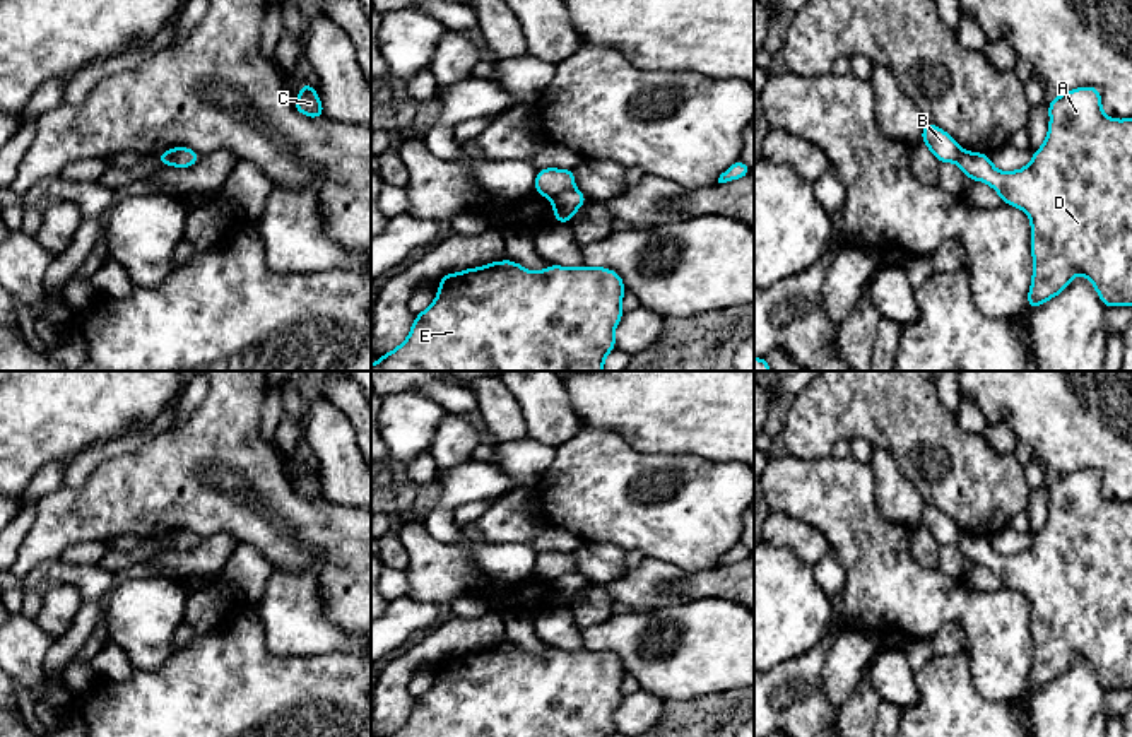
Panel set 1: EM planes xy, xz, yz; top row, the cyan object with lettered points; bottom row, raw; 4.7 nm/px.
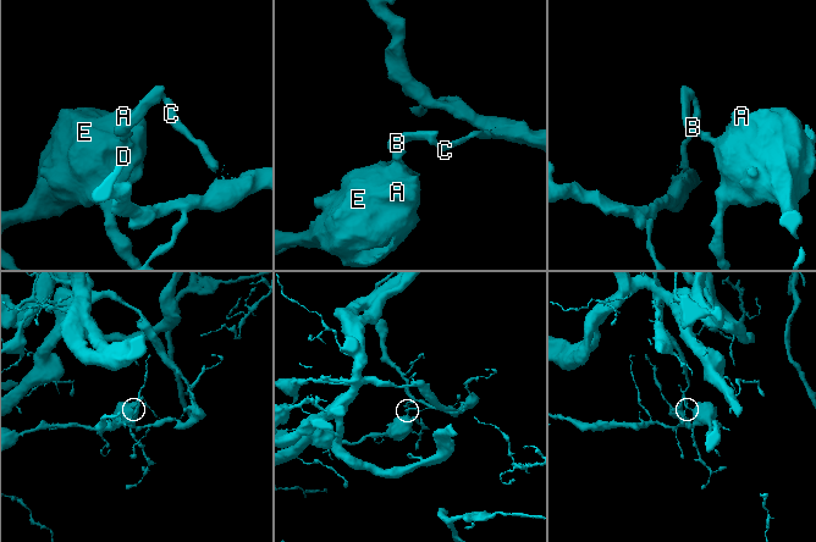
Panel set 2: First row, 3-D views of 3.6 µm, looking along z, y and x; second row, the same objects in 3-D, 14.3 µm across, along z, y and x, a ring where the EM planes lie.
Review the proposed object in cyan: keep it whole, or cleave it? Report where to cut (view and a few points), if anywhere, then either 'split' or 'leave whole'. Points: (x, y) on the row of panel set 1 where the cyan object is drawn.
cut in xz along (571, 185), (551, 199); split

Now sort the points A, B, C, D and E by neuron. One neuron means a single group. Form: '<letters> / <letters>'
A D E / B C

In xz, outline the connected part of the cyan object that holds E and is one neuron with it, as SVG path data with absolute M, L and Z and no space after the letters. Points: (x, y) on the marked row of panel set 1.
M503 260L438 280L433 304L416 316L404 344L378 357L371 371L604 371L604 357L616 349L614 330L624 315L621 303L626 287L610 268L551 263L542 272L530 272Z

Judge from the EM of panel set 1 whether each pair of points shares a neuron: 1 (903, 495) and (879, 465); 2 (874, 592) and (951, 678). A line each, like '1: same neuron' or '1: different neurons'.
1: same neuron
2: different neurons

